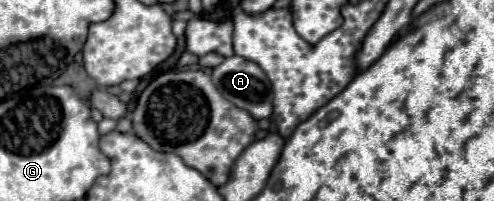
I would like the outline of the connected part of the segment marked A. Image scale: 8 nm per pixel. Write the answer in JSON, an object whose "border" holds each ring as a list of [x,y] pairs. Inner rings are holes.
{"border":[[[232,55],[212,69],[212,81],[224,99],[248,111],[254,119],[272,115],[272,85],[256,63]]]}

